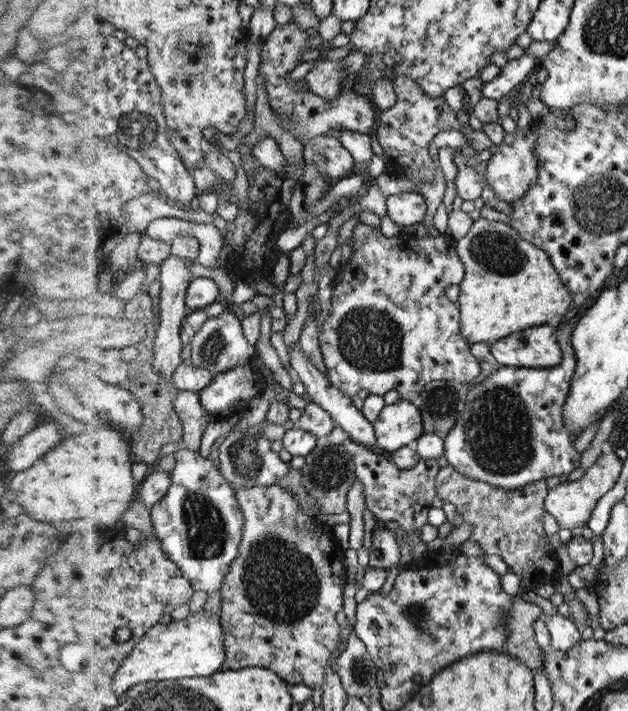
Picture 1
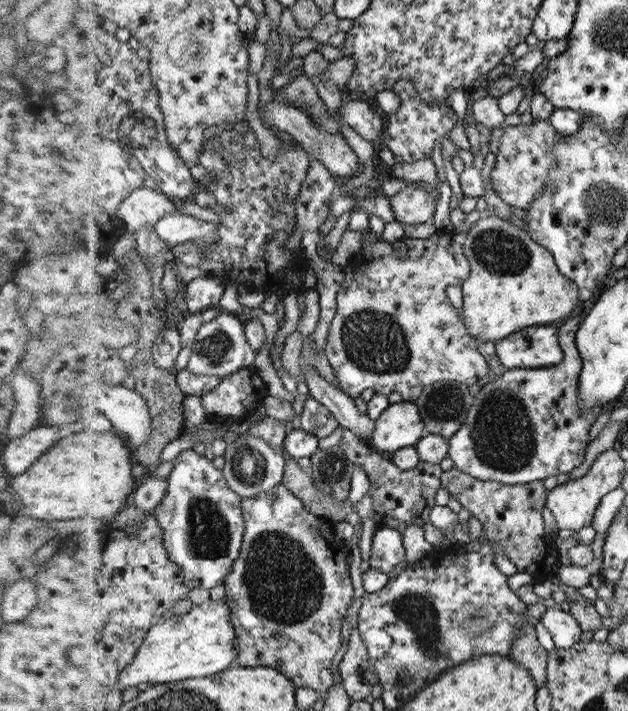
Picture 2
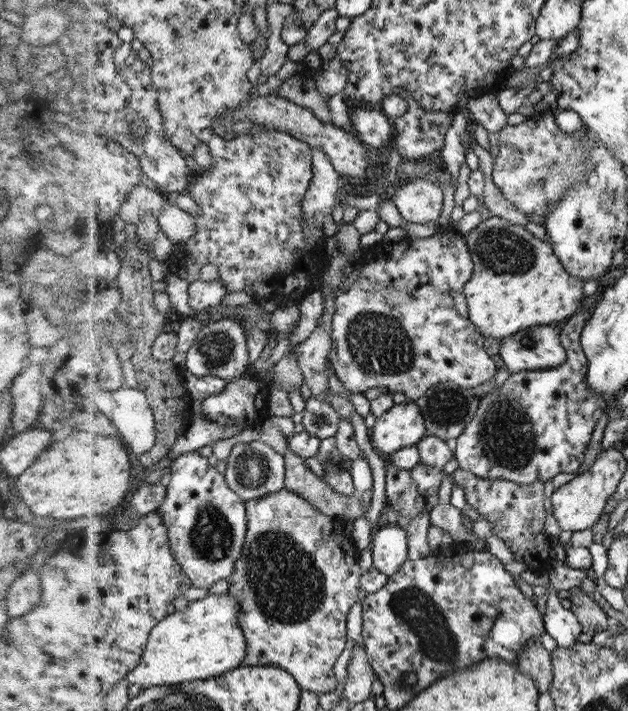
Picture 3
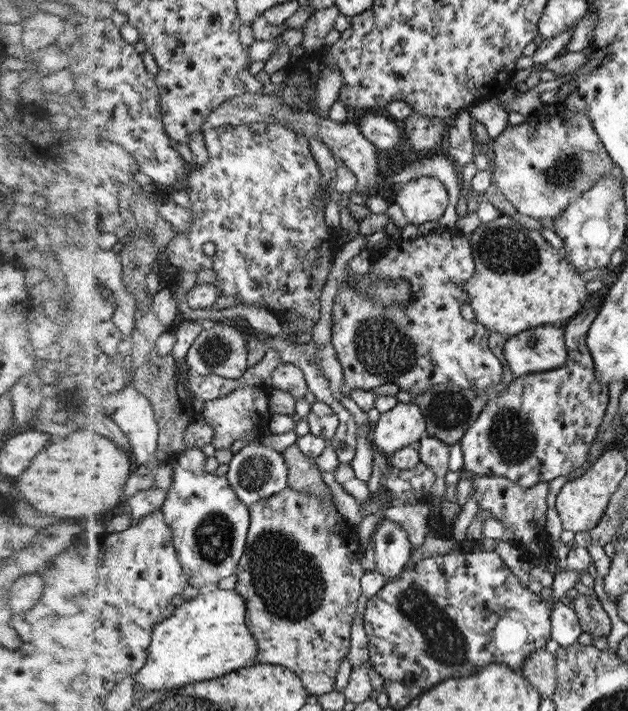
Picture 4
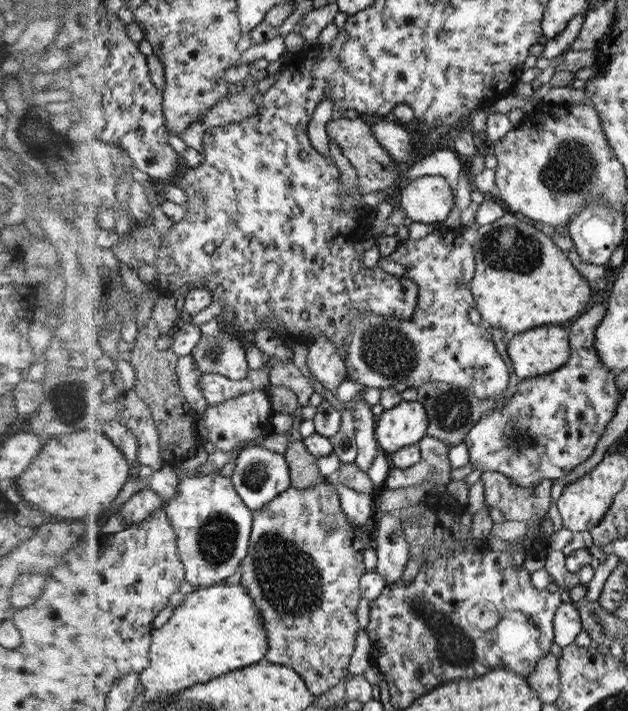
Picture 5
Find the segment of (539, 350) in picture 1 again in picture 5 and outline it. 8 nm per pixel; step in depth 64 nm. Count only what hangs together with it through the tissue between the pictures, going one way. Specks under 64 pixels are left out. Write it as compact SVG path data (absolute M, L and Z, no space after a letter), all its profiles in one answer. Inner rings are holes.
M544 325L526 332L516 333L514 338L511 335L507 344L508 358L512 361L518 377L521 379L534 378L534 376L550 374L550 372L564 367L572 354L572 345L568 334L569 329L564 326Z

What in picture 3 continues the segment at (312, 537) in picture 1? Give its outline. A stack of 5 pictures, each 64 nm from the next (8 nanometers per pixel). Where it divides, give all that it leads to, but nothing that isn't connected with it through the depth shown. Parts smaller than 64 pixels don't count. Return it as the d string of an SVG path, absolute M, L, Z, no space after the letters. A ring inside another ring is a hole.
M288 488L281 492L274 492L274 494L264 496L264 498L258 500L250 500L247 504L249 506L249 535L244 556L237 562L236 574L231 576L229 580L229 593L238 597L238 601L242 605L241 623L242 628L245 628L249 644L248 664L254 666L274 665L285 668L293 672L294 676L297 676L298 683L302 685L304 690L310 690L318 695L326 694L326 692L334 692L336 688L334 660L338 660L338 656L346 648L346 618L348 618L350 608L356 604L356 600L359 600L358 593L361 589L362 572L360 571L360 565L358 565L358 562L356 563L357 558L359 558L359 550L351 542L351 536L344 533L344 521L339 520L335 516L322 513L306 497Z

